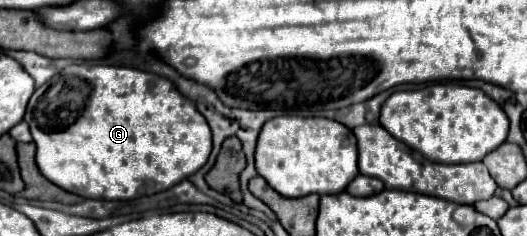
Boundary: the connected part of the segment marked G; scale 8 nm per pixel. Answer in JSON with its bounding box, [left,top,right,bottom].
[25,64,211,200]

